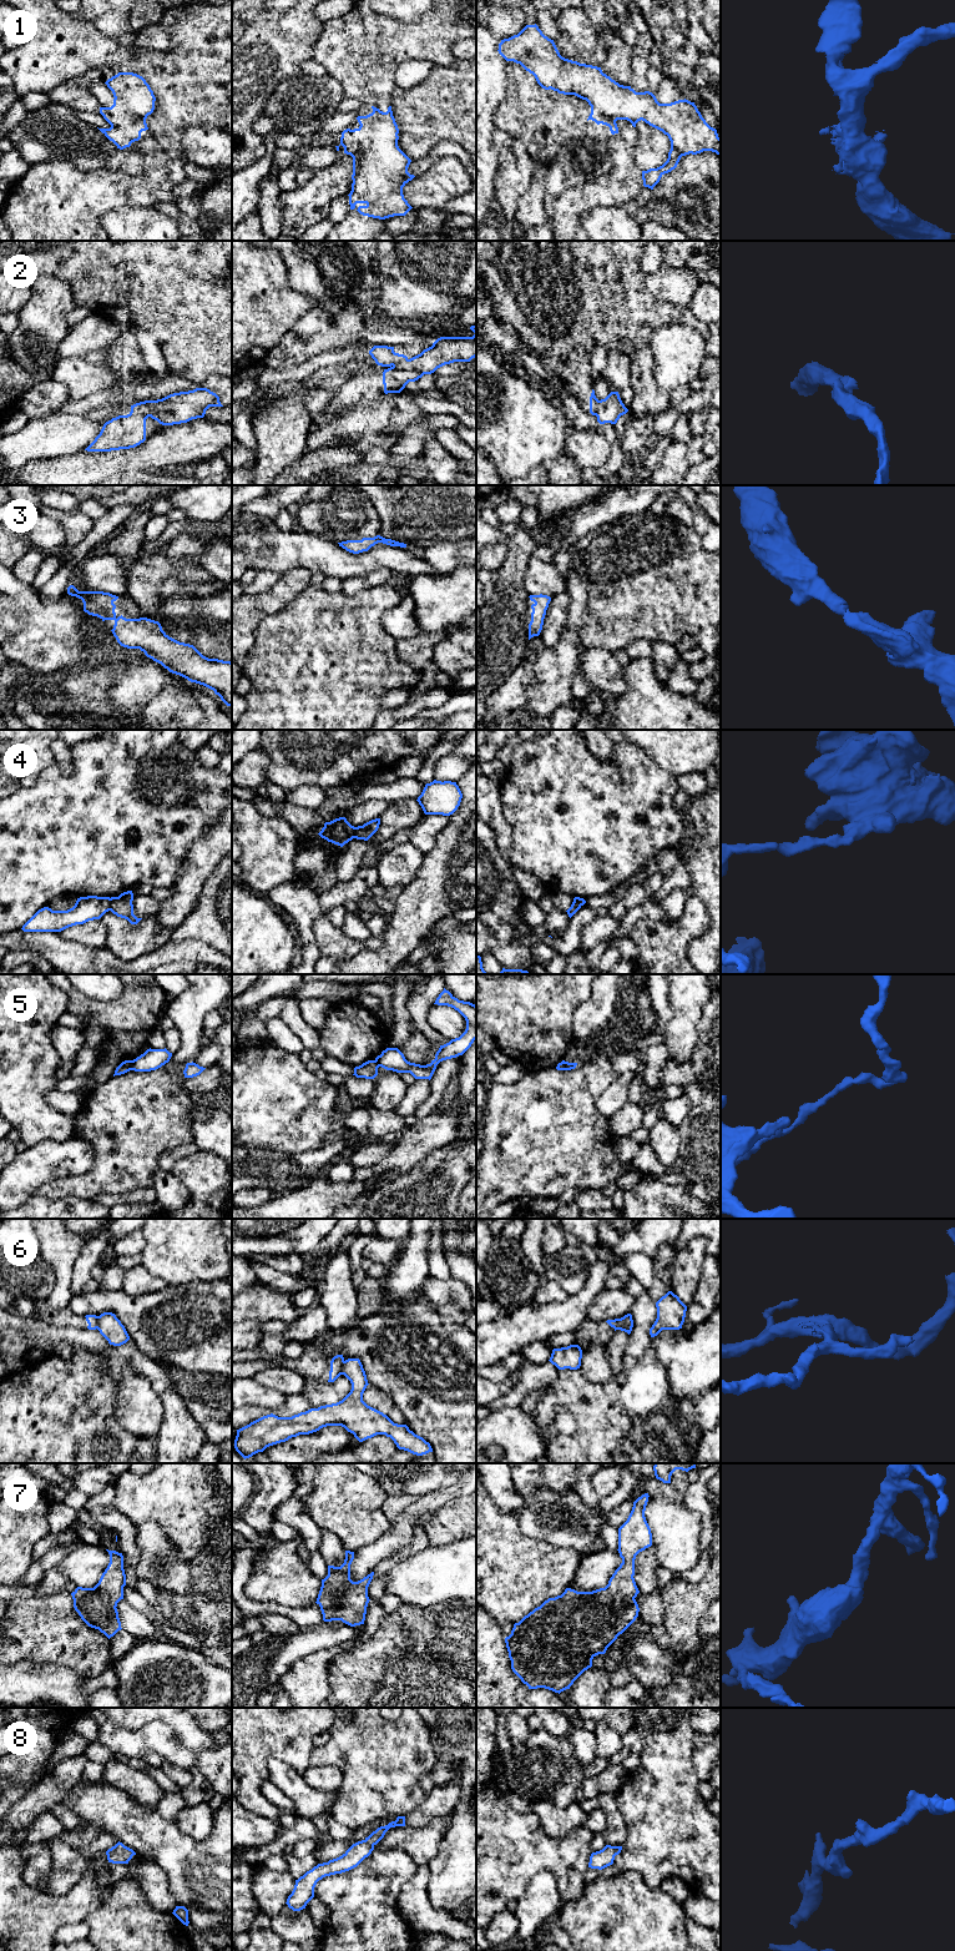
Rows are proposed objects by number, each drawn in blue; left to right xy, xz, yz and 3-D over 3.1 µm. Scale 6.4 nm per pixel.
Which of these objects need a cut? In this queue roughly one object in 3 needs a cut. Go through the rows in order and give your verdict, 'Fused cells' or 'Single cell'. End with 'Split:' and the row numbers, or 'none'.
1: Single cell
2: Fused cells
3: Single cell
4: Fused cells
5: Fused cells
6: Fused cells
7: Single cell
8: Single cell
Split: 2, 4, 5, 6

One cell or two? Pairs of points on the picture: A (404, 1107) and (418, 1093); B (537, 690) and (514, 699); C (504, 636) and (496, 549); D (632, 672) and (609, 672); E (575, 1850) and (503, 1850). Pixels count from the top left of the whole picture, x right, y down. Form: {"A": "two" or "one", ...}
{"A": "one", "B": "two", "C": "two", "D": "two", "E": "one"}

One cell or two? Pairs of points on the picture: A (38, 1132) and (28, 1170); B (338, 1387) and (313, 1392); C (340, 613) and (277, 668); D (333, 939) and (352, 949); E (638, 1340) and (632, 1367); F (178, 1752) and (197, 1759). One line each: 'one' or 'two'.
A: two
B: one
C: one
D: one
E: two
F: one

